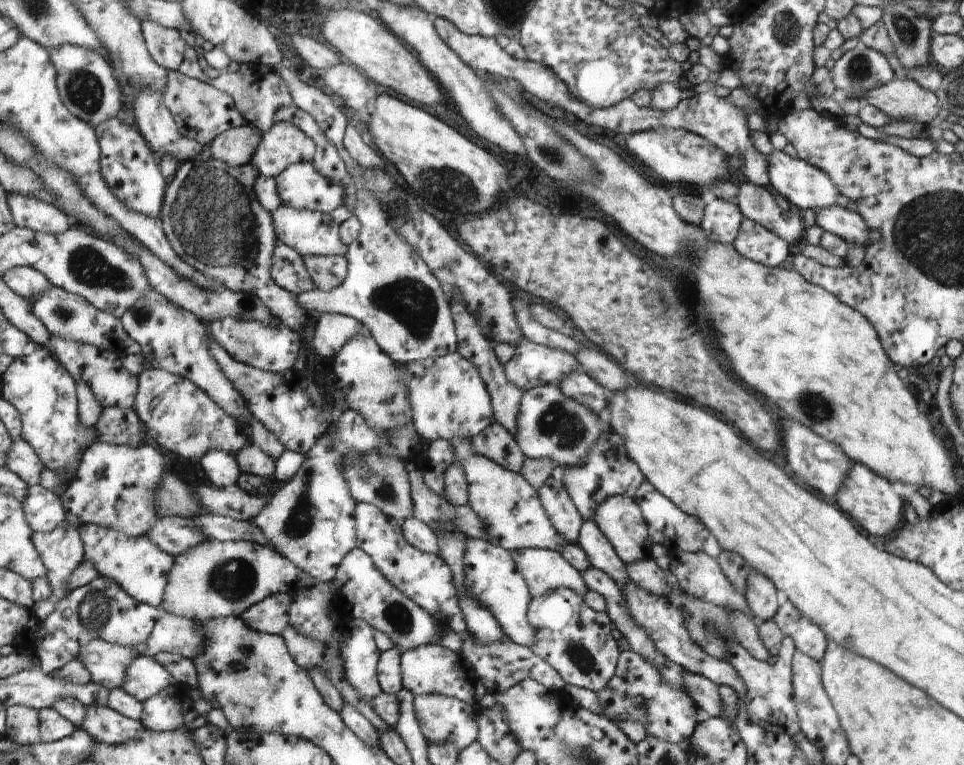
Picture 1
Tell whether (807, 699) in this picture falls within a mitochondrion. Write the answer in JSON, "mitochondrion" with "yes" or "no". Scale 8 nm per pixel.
{"mitochondrion":"yes"}

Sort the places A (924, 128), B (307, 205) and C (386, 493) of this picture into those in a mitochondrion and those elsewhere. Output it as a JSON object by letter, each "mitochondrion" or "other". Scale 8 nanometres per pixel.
{"A":"other","B":"mitochondrion","C":"mitochondrion"}

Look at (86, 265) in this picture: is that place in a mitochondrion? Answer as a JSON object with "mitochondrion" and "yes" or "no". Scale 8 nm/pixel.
{"mitochondrion":"yes"}

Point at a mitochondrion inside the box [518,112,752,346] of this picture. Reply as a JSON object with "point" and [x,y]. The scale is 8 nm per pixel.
{"point":[549,159]}

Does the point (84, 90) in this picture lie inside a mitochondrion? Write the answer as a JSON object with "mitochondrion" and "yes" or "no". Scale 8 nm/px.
{"mitochondrion":"yes"}

